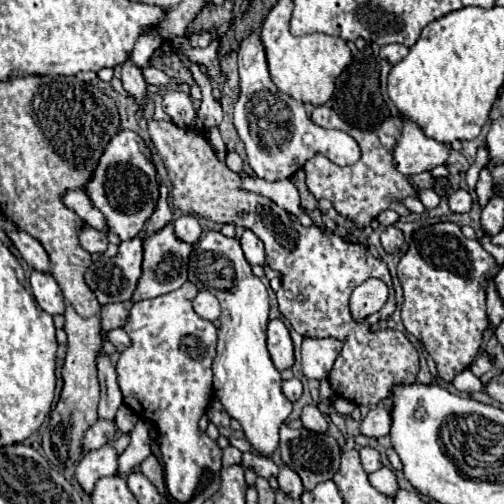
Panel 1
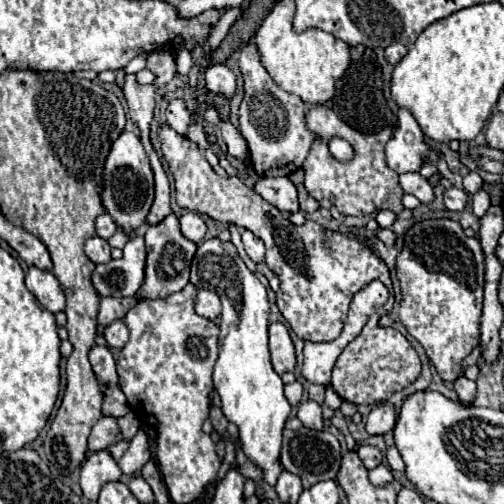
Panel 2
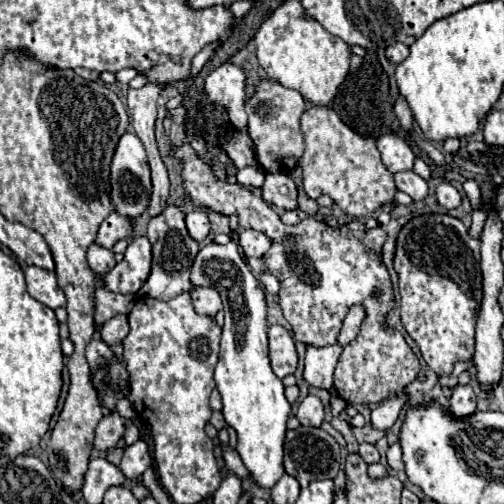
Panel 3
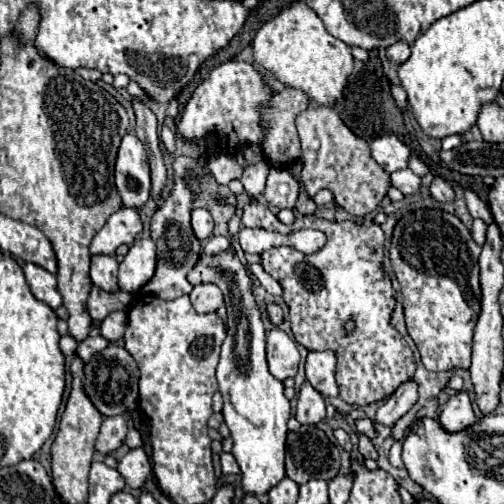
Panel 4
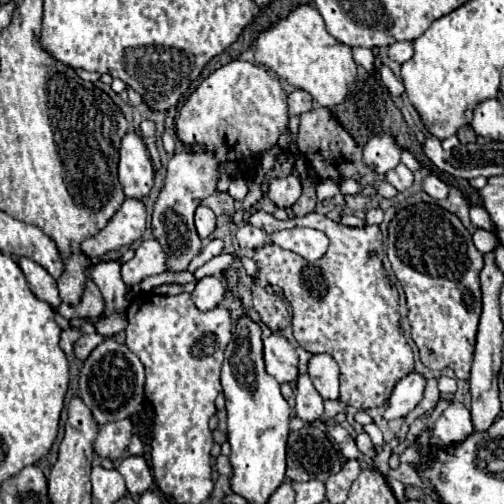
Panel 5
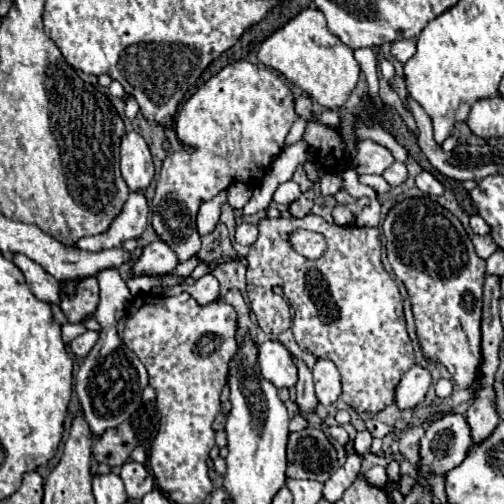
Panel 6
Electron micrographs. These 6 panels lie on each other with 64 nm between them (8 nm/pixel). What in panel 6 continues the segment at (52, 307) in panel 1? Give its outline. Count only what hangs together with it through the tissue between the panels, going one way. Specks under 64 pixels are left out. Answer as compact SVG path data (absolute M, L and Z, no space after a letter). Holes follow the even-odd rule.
M14 254L12 262L22 270L24 278L26 278L26 282L32 288L36 298L40 298L44 302L50 302L50 304L60 302L60 282L54 276L44 272L42 266L32 262L24 254Z

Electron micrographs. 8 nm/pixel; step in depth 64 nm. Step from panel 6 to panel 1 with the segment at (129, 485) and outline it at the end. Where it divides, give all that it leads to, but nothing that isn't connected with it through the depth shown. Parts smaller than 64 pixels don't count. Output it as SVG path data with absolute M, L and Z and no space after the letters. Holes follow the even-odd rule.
M140 420L136 424L136 428L130 432L130 446L118 458L120 474L130 474L136 466L140 466L150 456L150 436L148 436L150 426L146 426L146 424L150 424L150 422Z

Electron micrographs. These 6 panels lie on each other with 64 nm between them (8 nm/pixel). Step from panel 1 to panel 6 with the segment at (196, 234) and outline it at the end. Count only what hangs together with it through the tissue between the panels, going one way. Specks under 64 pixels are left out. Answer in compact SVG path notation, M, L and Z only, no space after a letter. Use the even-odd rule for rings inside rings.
M222 192L222 194L218 194L216 198L212 198L212 200L208 200L208 202L204 202L204 204L200 206L198 218L196 218L200 236L212 232L214 226L220 222L220 212L222 212L222 204L224 204L224 202L226 202L226 194Z

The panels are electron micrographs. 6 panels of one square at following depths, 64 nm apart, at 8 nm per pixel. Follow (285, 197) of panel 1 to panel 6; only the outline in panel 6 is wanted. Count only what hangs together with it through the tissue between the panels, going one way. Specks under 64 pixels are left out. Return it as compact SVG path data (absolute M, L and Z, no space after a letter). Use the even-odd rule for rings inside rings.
M289 180L276 188L276 192L274 192L274 202L276 202L276 204L290 206L290 204L296 201L296 198L299 198L301 194L302 192L298 184Z

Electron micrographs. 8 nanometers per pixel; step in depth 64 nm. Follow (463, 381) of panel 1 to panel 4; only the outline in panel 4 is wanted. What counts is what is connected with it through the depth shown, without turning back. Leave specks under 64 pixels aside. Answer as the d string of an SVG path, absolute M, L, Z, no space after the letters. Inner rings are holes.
M458 392L448 400L440 414L440 424L444 424L446 432L460 432L460 428L468 428L468 424L476 424L476 416L472 410L472 402L468 394Z

